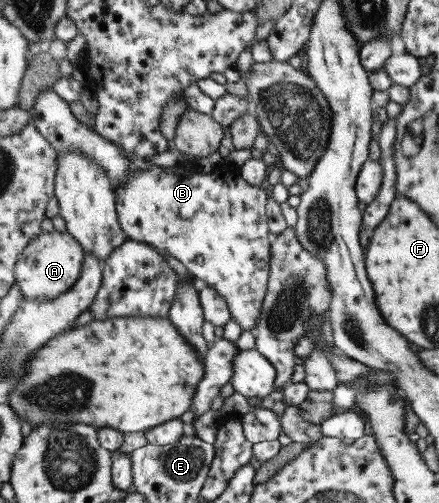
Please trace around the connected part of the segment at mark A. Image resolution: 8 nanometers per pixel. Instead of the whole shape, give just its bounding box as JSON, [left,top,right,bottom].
[16,232,85,300]

